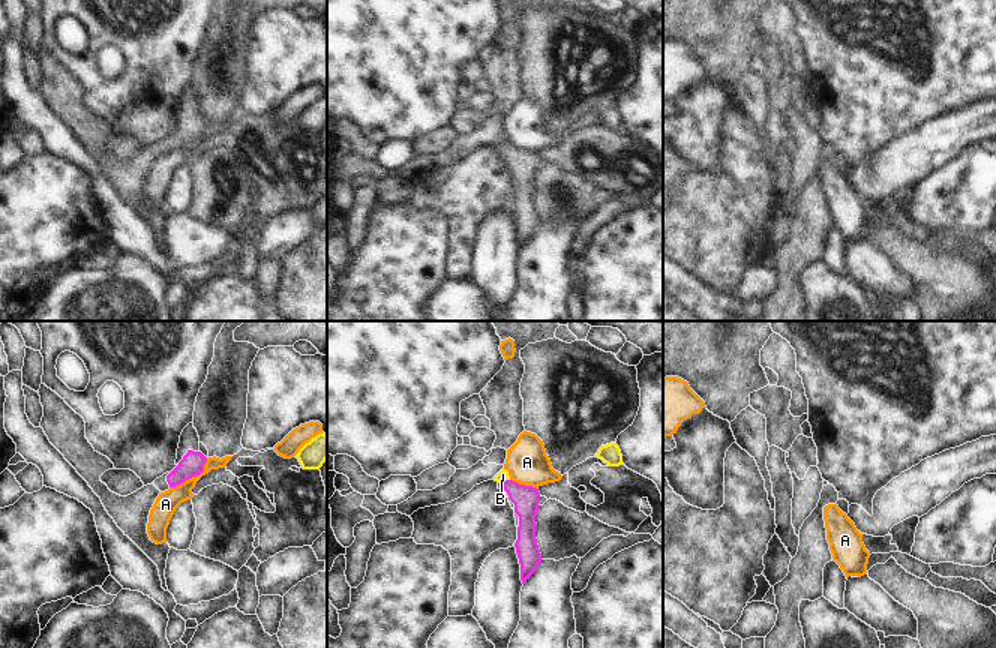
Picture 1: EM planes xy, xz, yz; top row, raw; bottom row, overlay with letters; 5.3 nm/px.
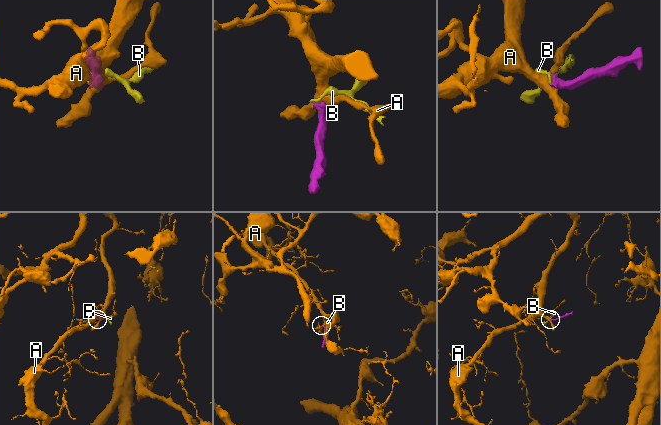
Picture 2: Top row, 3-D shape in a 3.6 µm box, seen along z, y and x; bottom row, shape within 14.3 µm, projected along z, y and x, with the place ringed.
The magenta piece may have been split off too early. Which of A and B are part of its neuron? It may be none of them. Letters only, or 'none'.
none

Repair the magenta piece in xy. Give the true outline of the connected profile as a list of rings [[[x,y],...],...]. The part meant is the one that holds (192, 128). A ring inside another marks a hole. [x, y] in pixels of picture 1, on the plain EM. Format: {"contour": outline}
{"contour": [[[40,48],[39,60],[44,70],[40,92],[50,106],[88,147],[124,200],[158,230],[162,252],[168,255],[165,232],[171,212],[168,207],[153,207],[147,198],[147,188],[150,174],[160,156],[176,152],[204,135],[207,122],[200,116],[200,100],[194,87],[189,87],[180,99],[177,130],[152,148],[128,160],[120,160],[100,146],[100,140],[108,134],[114,134],[114,128],[88,106],[84,82],[45,48]]]}

